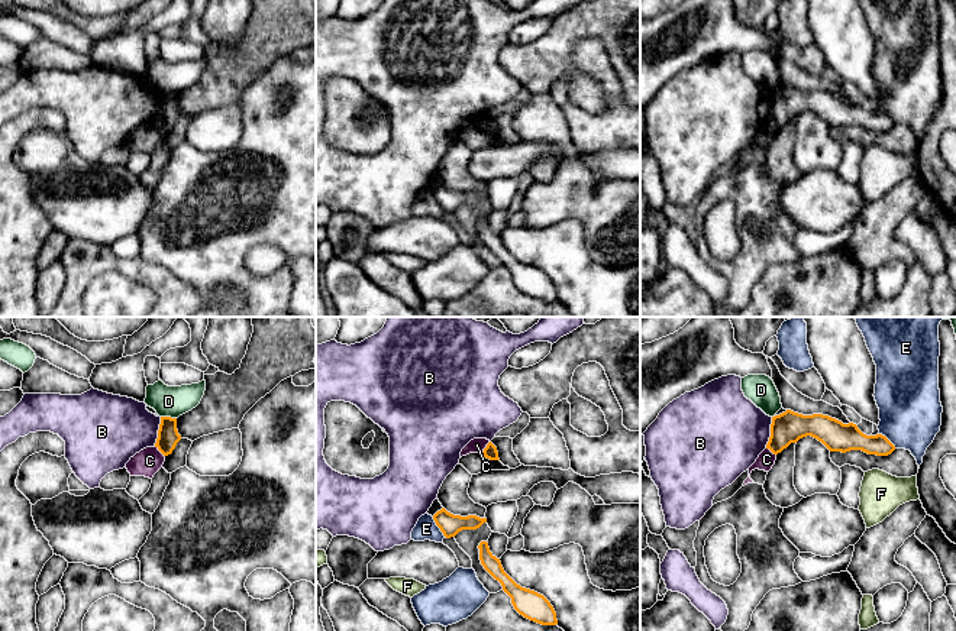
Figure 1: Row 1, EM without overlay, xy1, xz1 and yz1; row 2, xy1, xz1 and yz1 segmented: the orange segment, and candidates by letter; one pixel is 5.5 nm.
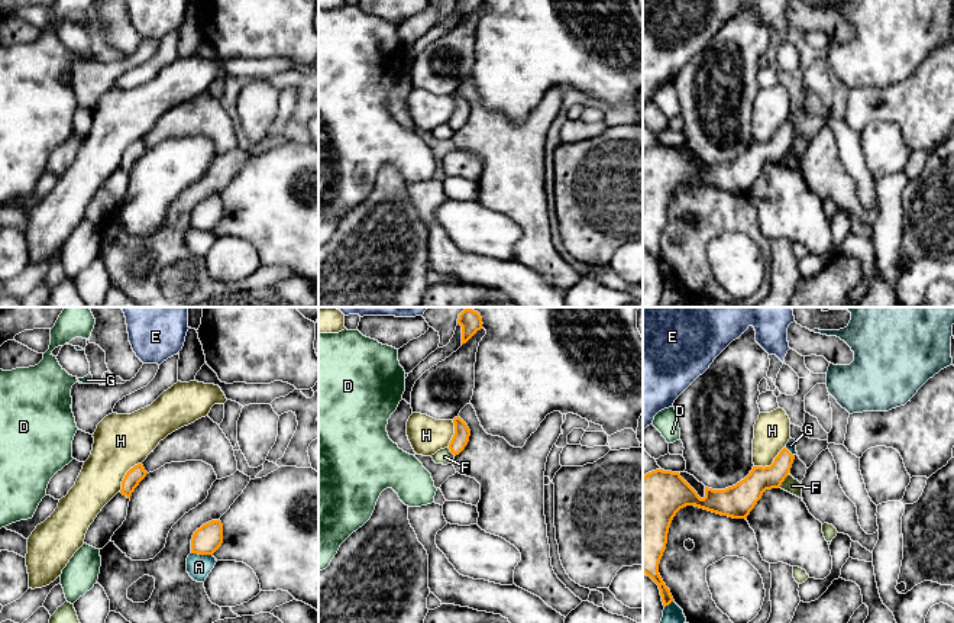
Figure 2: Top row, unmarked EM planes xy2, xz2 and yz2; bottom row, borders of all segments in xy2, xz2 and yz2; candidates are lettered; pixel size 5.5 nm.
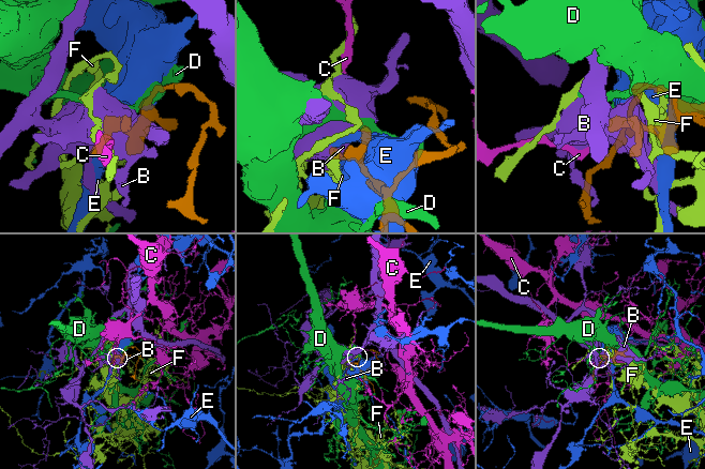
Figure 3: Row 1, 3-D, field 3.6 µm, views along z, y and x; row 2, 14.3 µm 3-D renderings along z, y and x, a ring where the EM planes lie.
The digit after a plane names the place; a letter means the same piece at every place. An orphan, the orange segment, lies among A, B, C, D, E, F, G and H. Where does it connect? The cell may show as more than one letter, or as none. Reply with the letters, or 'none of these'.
G

